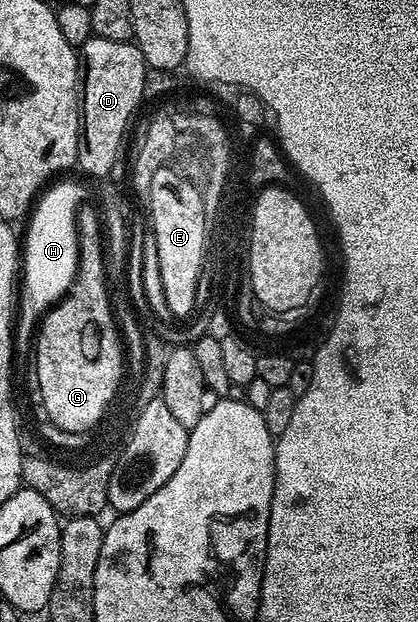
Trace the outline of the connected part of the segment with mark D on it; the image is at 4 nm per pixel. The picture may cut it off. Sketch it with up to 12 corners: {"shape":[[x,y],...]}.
{"shape":[[134,41],[81,47],[81,149],[114,168],[149,67]]}

